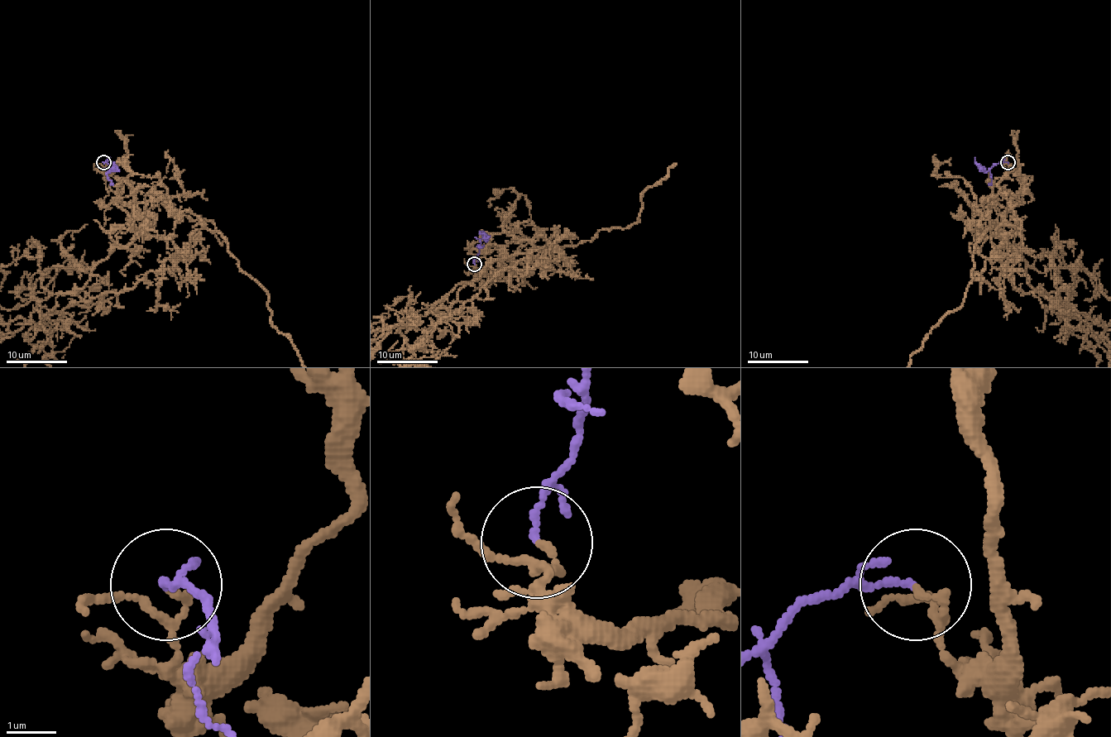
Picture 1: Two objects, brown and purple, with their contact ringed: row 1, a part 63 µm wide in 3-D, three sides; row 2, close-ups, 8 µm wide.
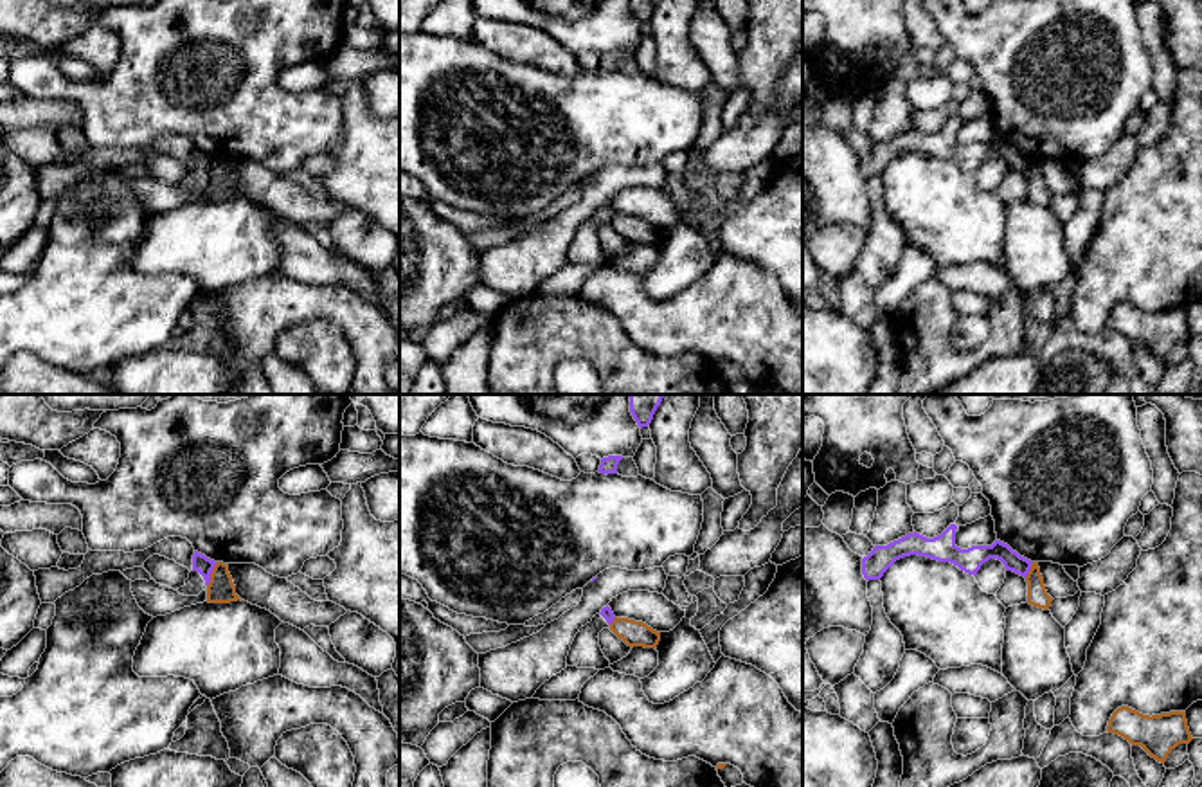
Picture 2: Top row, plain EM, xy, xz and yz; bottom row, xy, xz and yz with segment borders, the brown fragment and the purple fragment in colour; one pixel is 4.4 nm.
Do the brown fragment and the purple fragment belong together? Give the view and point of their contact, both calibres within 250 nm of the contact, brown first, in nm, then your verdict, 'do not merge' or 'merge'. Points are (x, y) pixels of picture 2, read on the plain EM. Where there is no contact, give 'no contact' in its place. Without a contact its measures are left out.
meets brown in xy at (211, 171); 120 nm thick on the brown side, 80 nm on the other; do not merge

